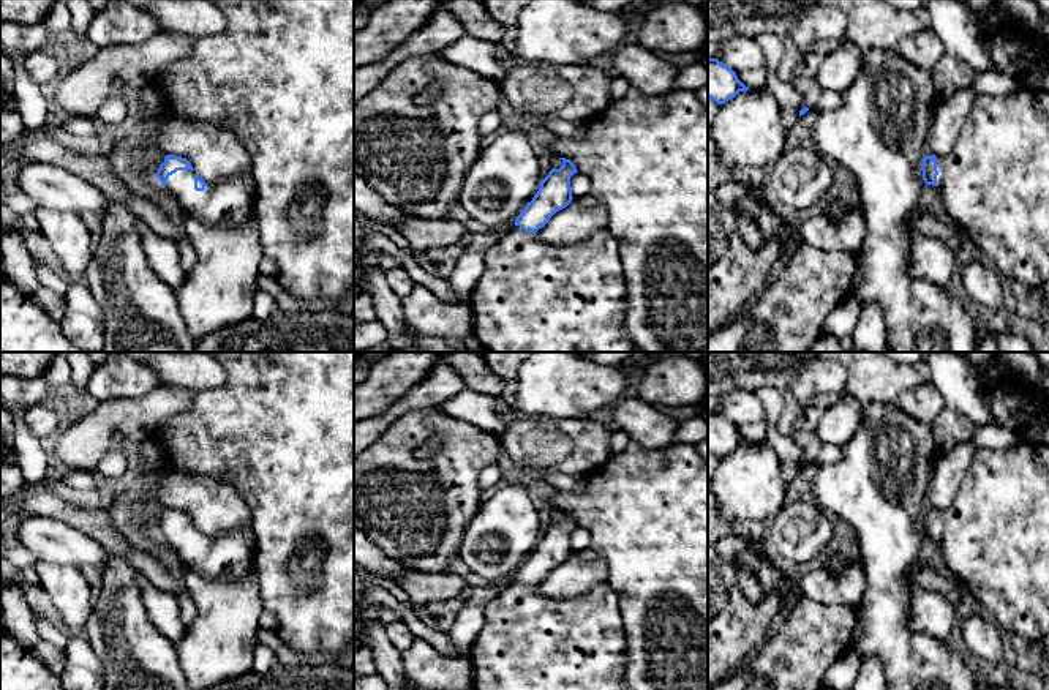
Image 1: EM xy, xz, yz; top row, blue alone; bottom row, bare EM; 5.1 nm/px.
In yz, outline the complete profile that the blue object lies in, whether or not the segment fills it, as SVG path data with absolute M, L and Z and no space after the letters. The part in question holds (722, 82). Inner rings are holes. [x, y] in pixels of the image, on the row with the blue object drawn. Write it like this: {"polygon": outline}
{"polygon": "M708 57L708 98L717 104L725 104L735 98L739 92L747 92L746 87L736 76L736 73L717 58Z"}

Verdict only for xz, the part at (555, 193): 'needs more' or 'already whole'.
needs more

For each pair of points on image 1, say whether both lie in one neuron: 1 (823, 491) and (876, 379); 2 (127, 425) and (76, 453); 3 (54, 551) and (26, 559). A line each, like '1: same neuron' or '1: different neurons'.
1: different neurons
2: same neuron
3: different neurons

